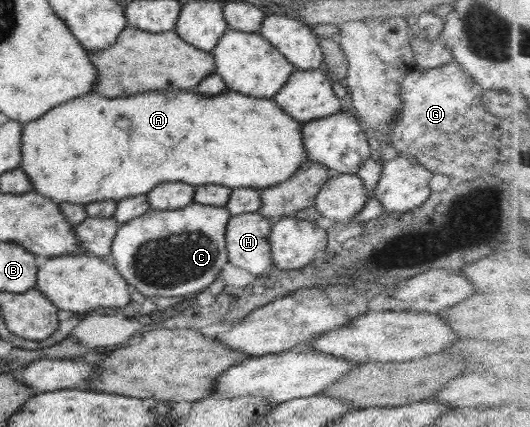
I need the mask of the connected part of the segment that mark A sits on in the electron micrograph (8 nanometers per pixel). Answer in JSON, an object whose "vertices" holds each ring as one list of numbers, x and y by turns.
{"vertices":[[227,89,224,93,215,96,198,96,196,91,151,91,134,94,134,96,121,96,106,98,96,93,89,93,72,100,68,100,51,108,36,120,22,124,23,144,20,168,24,170,34,191,50,198,52,202,60,205,64,202,87,205,102,200,118,202,124,198,148,194,156,185,164,181,178,181,197,187,200,185,217,184,231,189,254,188,262,190,269,186,276,186,288,180,308,160,308,153,304,149,302,138,303,123,286,114,273,99,254,98]]}

